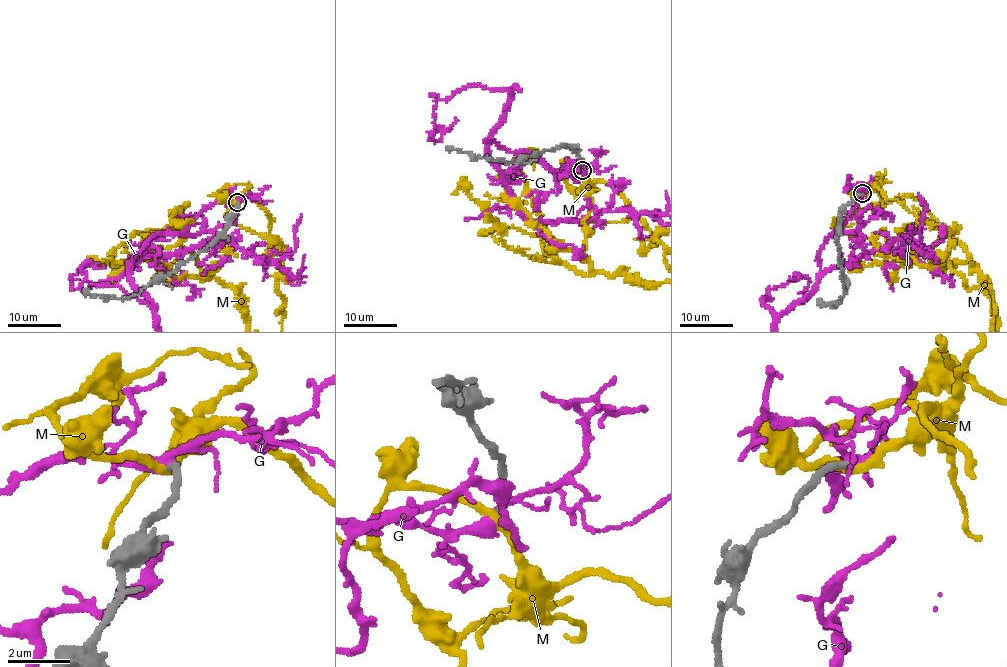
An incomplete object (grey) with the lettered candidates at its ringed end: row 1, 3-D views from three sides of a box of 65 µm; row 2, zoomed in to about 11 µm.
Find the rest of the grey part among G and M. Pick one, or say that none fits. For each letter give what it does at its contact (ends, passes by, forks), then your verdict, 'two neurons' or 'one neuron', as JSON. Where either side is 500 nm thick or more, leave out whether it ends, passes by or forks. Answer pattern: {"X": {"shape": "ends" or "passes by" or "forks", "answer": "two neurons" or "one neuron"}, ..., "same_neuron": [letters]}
{"G": {"shape": "passes by", "answer": "two neurons"}, "M": {"shape": "passes by", "answer": "two neurons"}, "same_neuron": []}

